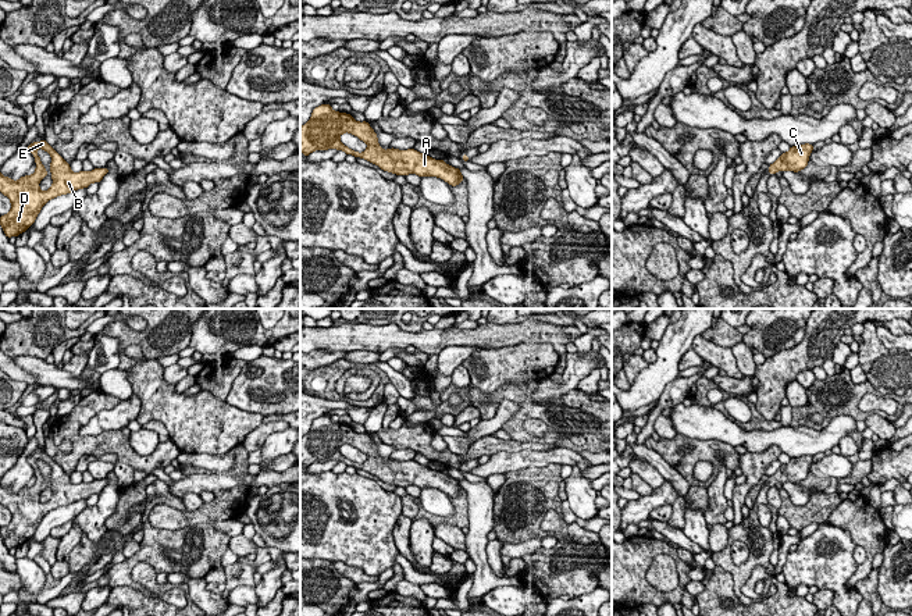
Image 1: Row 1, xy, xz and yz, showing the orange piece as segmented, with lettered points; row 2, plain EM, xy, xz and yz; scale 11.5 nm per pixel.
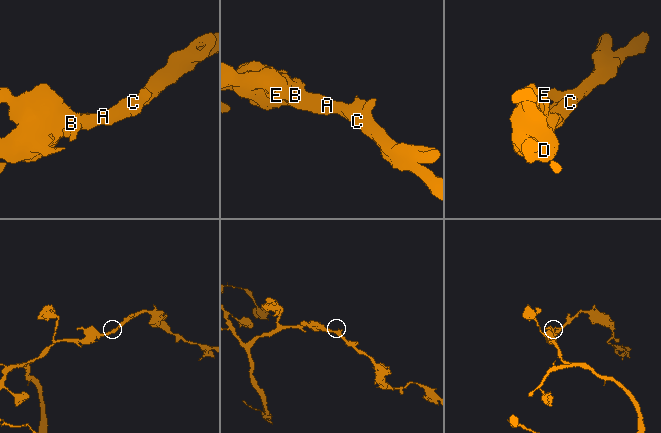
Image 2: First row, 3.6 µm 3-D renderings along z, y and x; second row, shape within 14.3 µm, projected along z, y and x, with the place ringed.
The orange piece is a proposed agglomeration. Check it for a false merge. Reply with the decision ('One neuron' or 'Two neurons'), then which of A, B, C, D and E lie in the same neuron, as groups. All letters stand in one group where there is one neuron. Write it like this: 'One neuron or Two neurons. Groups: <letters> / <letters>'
One neuron. Groups: A B C D E

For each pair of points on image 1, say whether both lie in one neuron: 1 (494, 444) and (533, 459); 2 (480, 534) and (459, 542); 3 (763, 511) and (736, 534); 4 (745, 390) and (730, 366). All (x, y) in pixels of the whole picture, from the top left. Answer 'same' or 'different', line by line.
1: different
2: different
3: different
4: different

